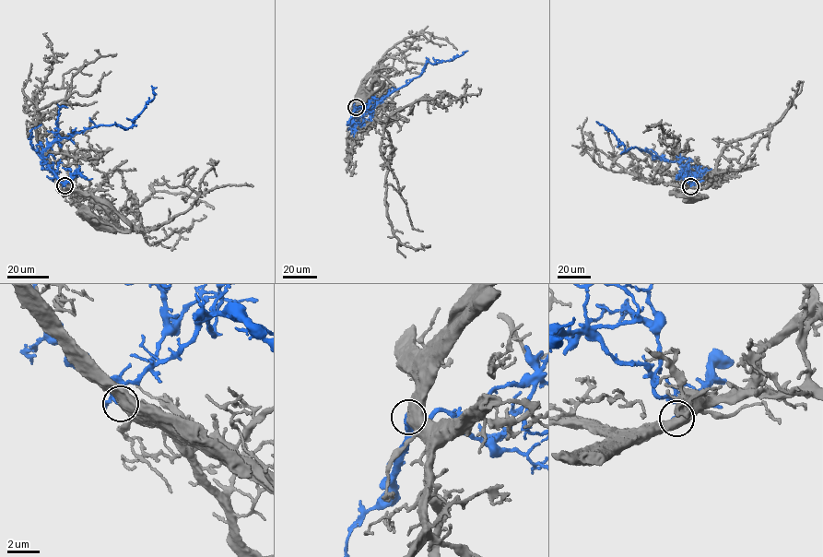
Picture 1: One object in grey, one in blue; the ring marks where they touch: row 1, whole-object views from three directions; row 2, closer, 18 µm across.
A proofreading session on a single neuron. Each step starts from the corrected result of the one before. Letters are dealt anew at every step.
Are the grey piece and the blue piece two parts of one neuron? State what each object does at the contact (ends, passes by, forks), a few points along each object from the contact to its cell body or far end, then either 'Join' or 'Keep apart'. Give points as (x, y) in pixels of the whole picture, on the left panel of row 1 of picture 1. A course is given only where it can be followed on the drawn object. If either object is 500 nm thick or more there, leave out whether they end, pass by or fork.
Course of grey: (64, 186), (103, 200), (132, 227), (121, 232), (92, 215), (91, 218). Course of blue: (64, 185), (45, 161), (44, 150), (52, 143), (98, 125), (115, 124), (128, 128), (153, 100), (157, 88). Join

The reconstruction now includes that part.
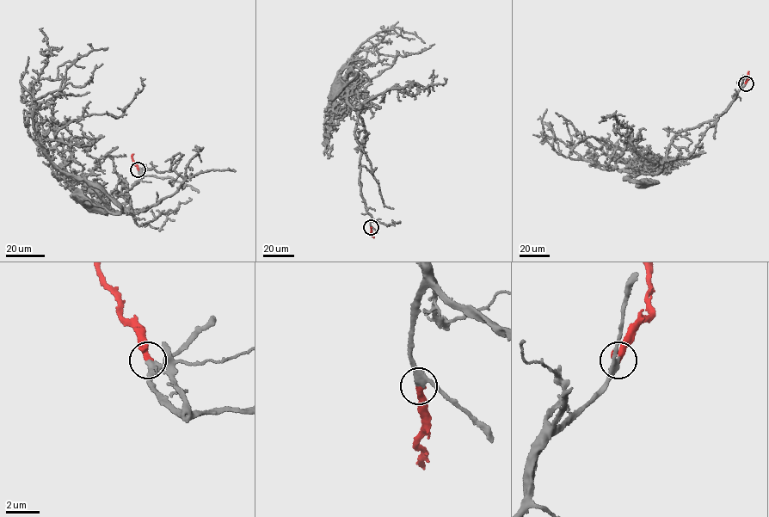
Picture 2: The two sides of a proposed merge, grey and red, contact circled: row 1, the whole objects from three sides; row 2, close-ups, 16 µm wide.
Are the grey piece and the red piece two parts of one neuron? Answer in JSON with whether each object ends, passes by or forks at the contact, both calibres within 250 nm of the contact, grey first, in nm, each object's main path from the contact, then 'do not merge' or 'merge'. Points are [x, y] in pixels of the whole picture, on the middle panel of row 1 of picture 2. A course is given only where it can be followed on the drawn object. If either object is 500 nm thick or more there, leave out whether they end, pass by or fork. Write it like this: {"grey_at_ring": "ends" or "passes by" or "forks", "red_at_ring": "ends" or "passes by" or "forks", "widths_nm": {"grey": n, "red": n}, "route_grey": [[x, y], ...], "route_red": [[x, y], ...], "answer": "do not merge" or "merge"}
{"grey_at_ring": "passes by", "red_at_ring": "passes by", "widths_nm": {"grey": 240, "red": 220}, "route_grey": [[371, 227], [359, 178], [362, 120], [347, 104], [348, 91], [334, 95], [348, 72], [358, 74], [336, 87]], "route_red": [[371, 227], [374, 237]], "answer": "merge"}

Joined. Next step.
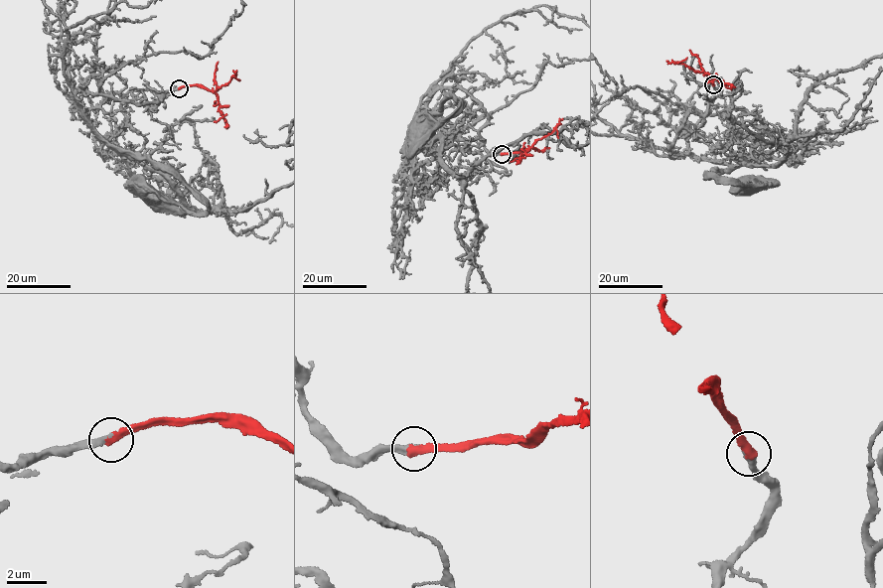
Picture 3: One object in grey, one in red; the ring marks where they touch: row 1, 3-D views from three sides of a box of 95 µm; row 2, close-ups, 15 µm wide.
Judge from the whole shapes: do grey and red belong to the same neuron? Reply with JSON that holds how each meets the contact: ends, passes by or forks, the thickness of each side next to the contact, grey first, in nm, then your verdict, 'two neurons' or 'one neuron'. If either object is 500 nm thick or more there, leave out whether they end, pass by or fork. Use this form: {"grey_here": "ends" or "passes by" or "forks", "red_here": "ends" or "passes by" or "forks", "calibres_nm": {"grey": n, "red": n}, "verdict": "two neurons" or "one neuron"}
{"grey_here": "ends", "red_here": "ends", "calibres_nm": {"grey": 360, "red": 440}, "verdict": "one neuron"}

